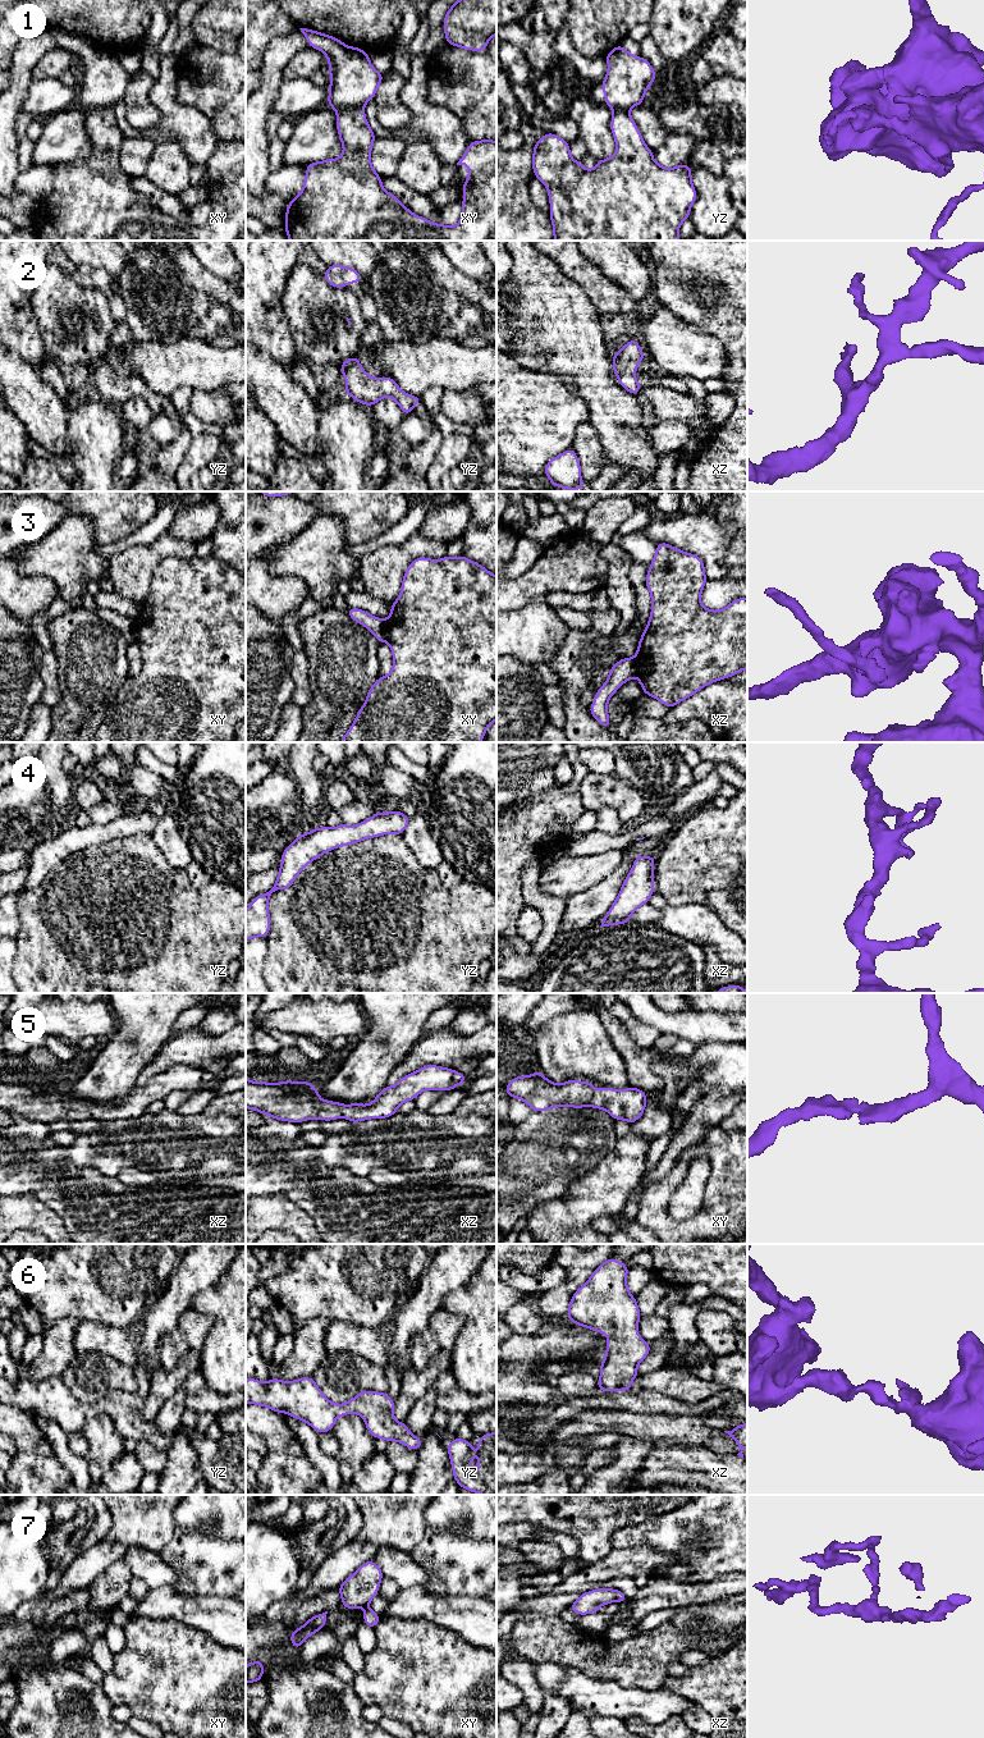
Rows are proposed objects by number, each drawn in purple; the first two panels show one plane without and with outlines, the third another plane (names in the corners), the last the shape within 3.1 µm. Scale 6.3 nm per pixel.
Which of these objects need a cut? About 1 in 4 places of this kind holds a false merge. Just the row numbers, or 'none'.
1, 3, 7

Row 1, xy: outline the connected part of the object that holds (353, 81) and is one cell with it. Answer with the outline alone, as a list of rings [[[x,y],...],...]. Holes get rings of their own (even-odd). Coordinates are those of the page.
[[[299,28],[311,49],[319,49],[329,61],[330,86],[328,105],[335,111],[363,108],[384,78],[360,47],[344,45],[337,37],[313,29]]]

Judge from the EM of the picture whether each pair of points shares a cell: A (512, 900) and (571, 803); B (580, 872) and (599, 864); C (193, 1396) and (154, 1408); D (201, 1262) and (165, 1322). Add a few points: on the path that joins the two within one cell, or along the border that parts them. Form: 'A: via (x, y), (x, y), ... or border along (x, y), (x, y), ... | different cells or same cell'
A: via (512, 874), (512, 855), (545, 822) | same cell
B: via (585, 870), (594, 867) | same cell
C: border along (200, 1370), (193, 1372), (182, 1386) | different cells
D: via (190, 1277), (168, 1307) | same cell

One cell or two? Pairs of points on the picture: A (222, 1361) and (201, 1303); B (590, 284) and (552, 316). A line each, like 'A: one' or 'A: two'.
A: one
B: two

